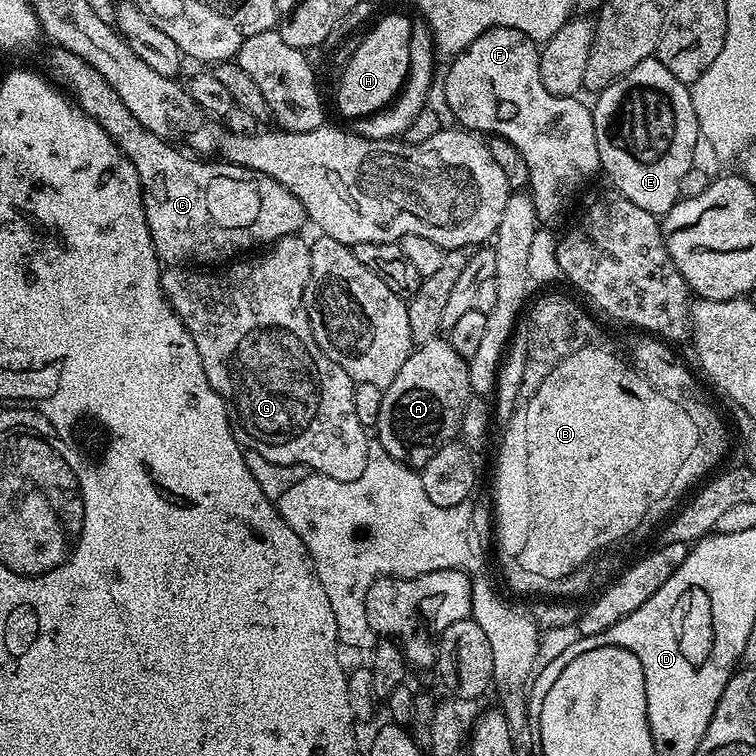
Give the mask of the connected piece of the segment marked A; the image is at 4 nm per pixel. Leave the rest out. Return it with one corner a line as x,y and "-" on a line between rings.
433,338
427,340
425,344
413,347
412,352
406,358
406,362
402,362
402,370
398,370
398,374
394,378
394,382
390,382
390,386
384,389
384,397
382,398
382,411
378,413
378,422
374,429
375,439
386,450
386,454
390,454
390,458
394,458
398,462
408,465
409,468
421,469
430,458
434,458
434,454
446,443
455,441
460,431
460,423
462,422
462,414
466,410
470,397
473,395
470,386
470,378
468,377
468,361
461,358
458,350
454,350
452,343
446,338

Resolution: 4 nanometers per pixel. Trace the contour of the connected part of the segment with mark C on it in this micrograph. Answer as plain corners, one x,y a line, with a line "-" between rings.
52,46
49,49
47,71
53,77
56,75
65,89
72,88
71,95
75,103
87,106
88,115
98,121
106,134
110,134
112,141
120,147
122,155
134,166
142,190
150,238
157,256
165,265
216,266
221,262
231,261
237,254
247,253
252,250
247,248
252,248
255,244
271,246
284,236
295,236
301,231
300,227
306,224
302,202
298,202
298,198
294,198
294,194
290,194
286,186
266,174
248,176
248,168
245,172
236,172
240,180
236,180
236,188
232,188
232,176
228,176
228,172
232,172
232,164
227,162
220,168
168,168
169,141
158,134
148,136
150,130
146,130
146,126
142,126
142,122
138,122
138,118
134,118
130,110
126,110
114,86
110,86
110,82
106,82
106,78
102,78
102,74
98,74
98,70
90,66
90,62
78,58
78,54
70,54
64,48

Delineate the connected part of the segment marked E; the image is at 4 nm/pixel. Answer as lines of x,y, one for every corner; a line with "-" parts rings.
649,58
638,62
634,70
603,88
595,100
596,104
593,103
591,109
603,175
608,175
616,187
613,189
619,195
630,198
634,206
642,206
642,210
657,218
663,217
681,199
682,174
694,167
692,155
696,152
696,140
698,144
701,139
689,85
674,78
674,74
670,74
670,70
666,70
660,60

